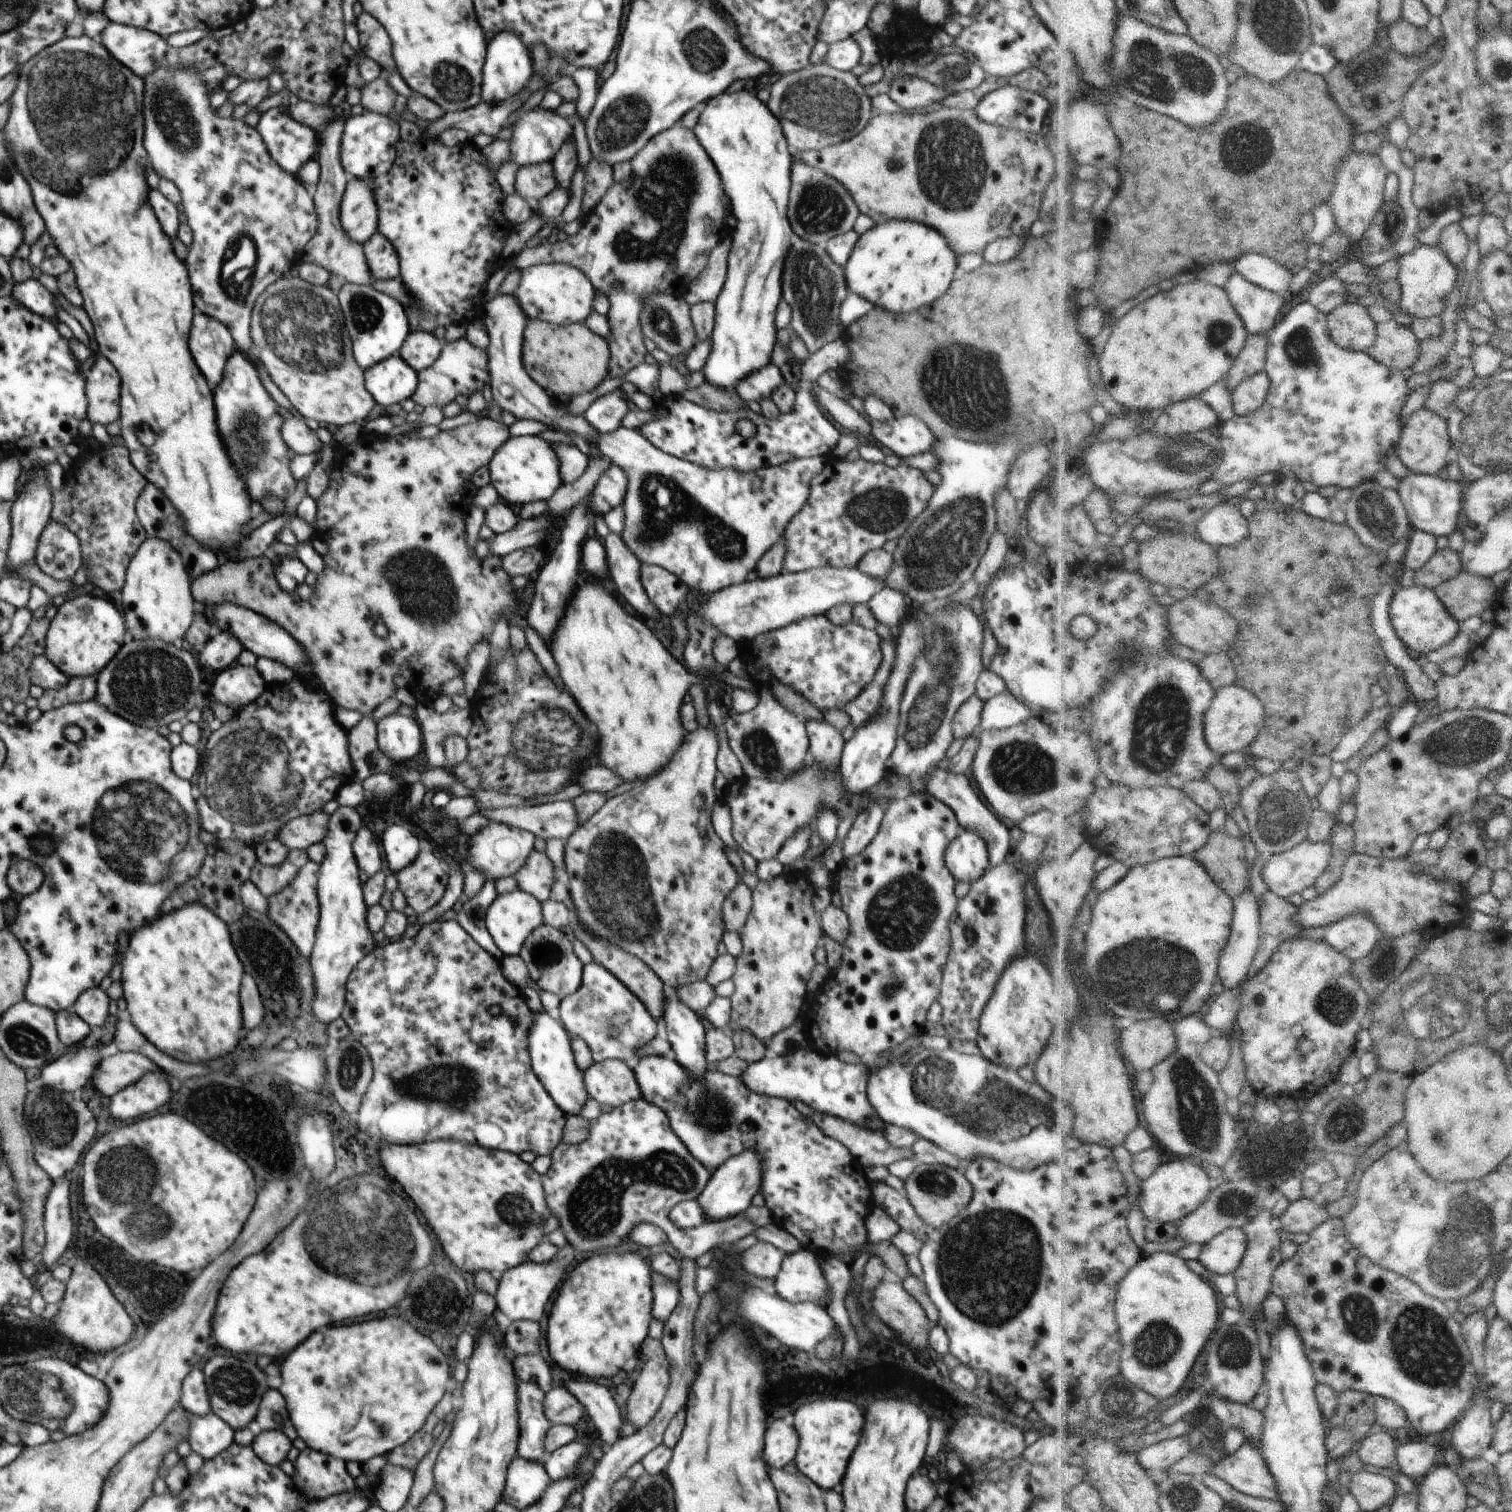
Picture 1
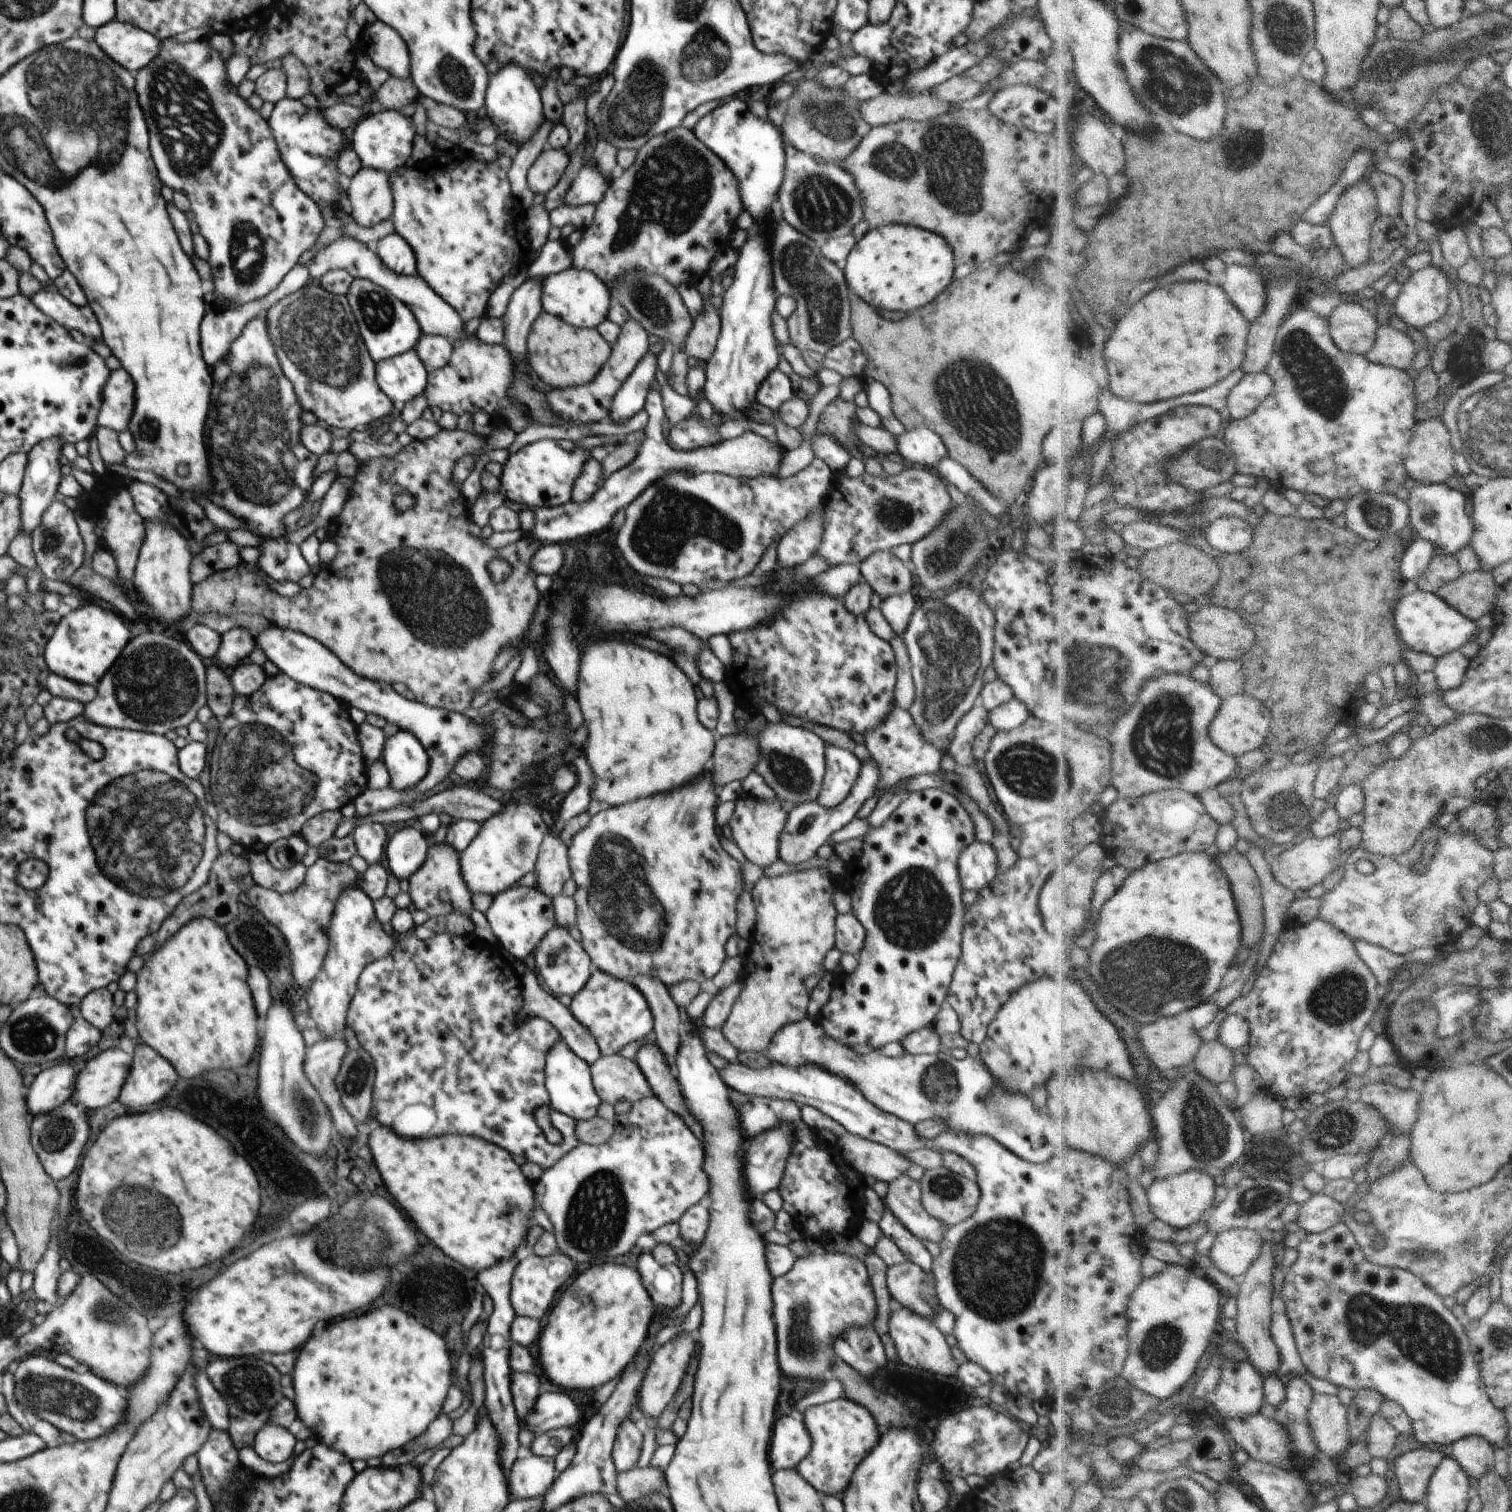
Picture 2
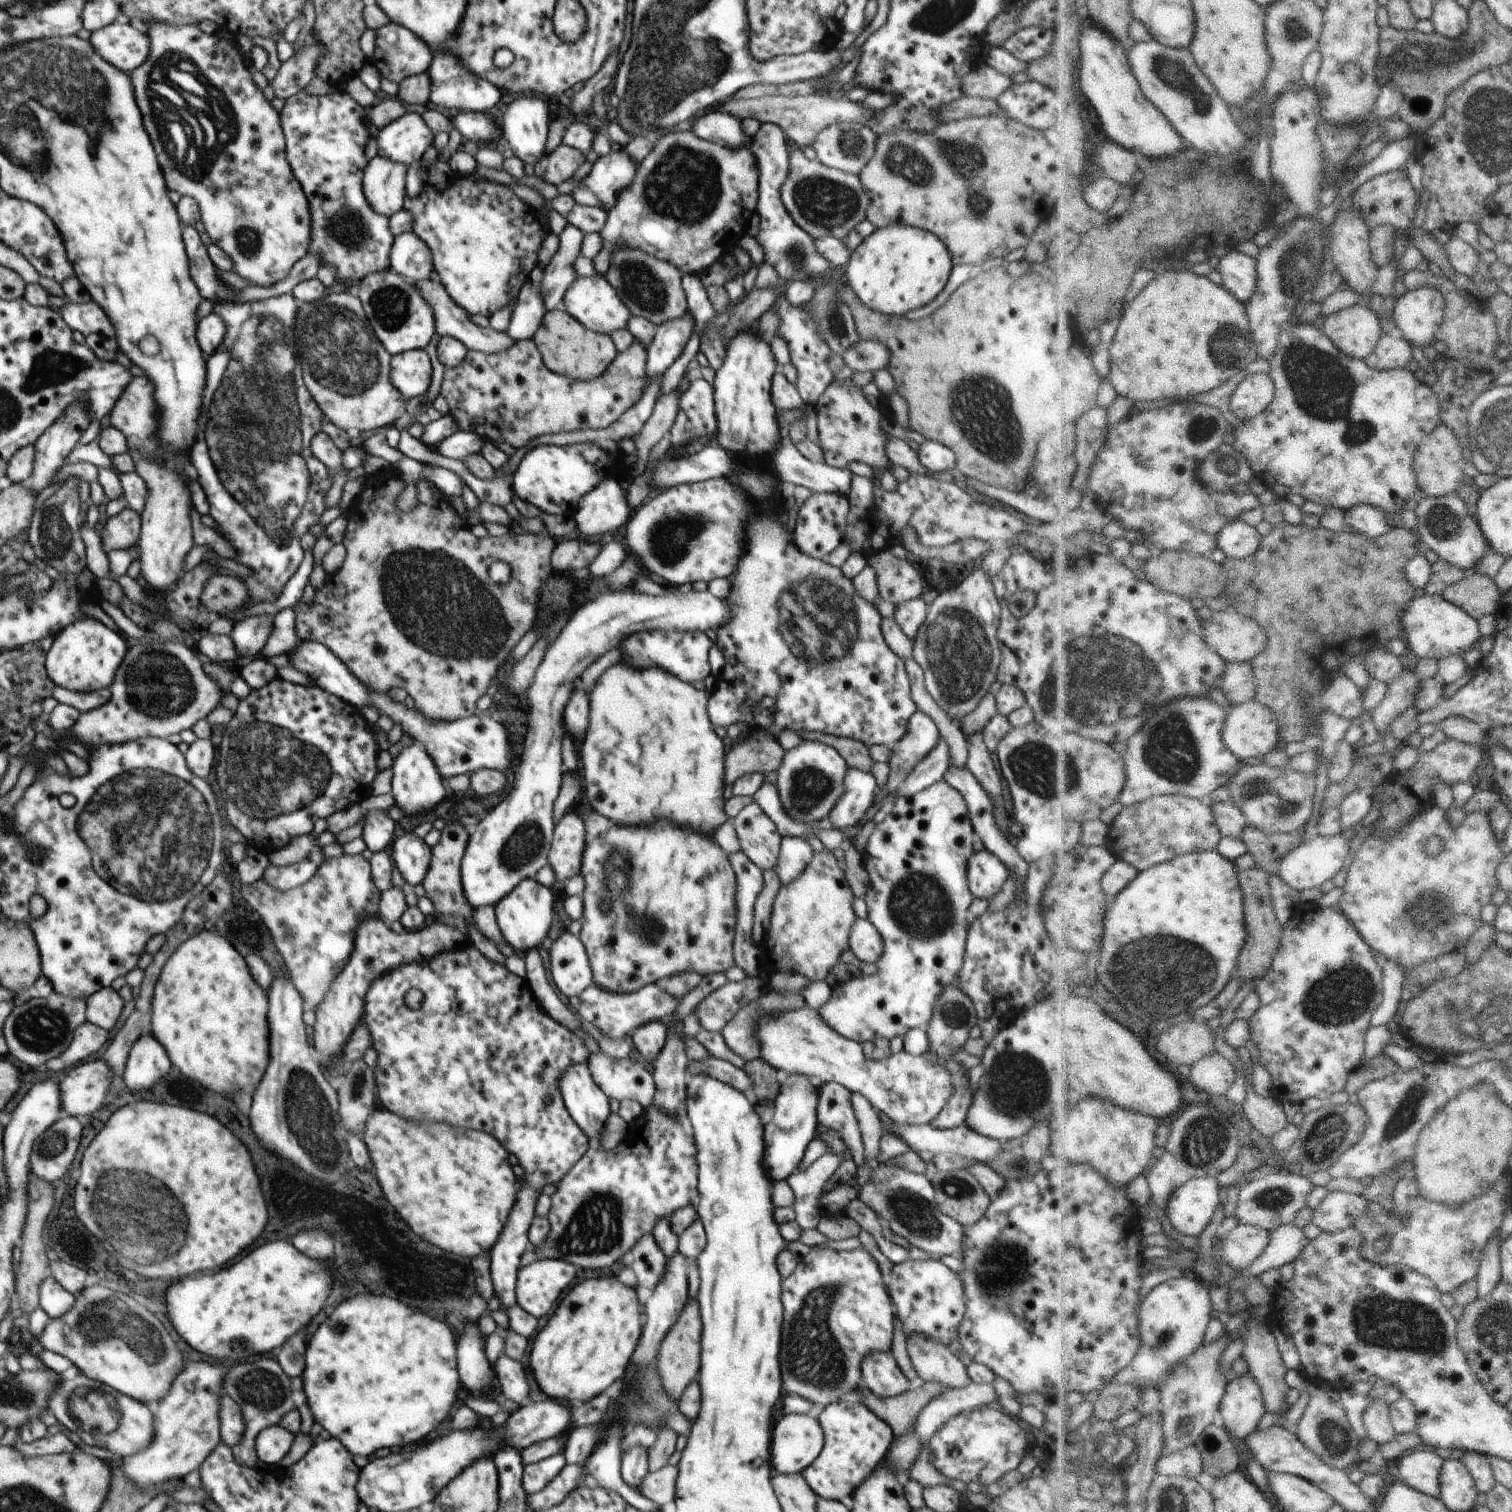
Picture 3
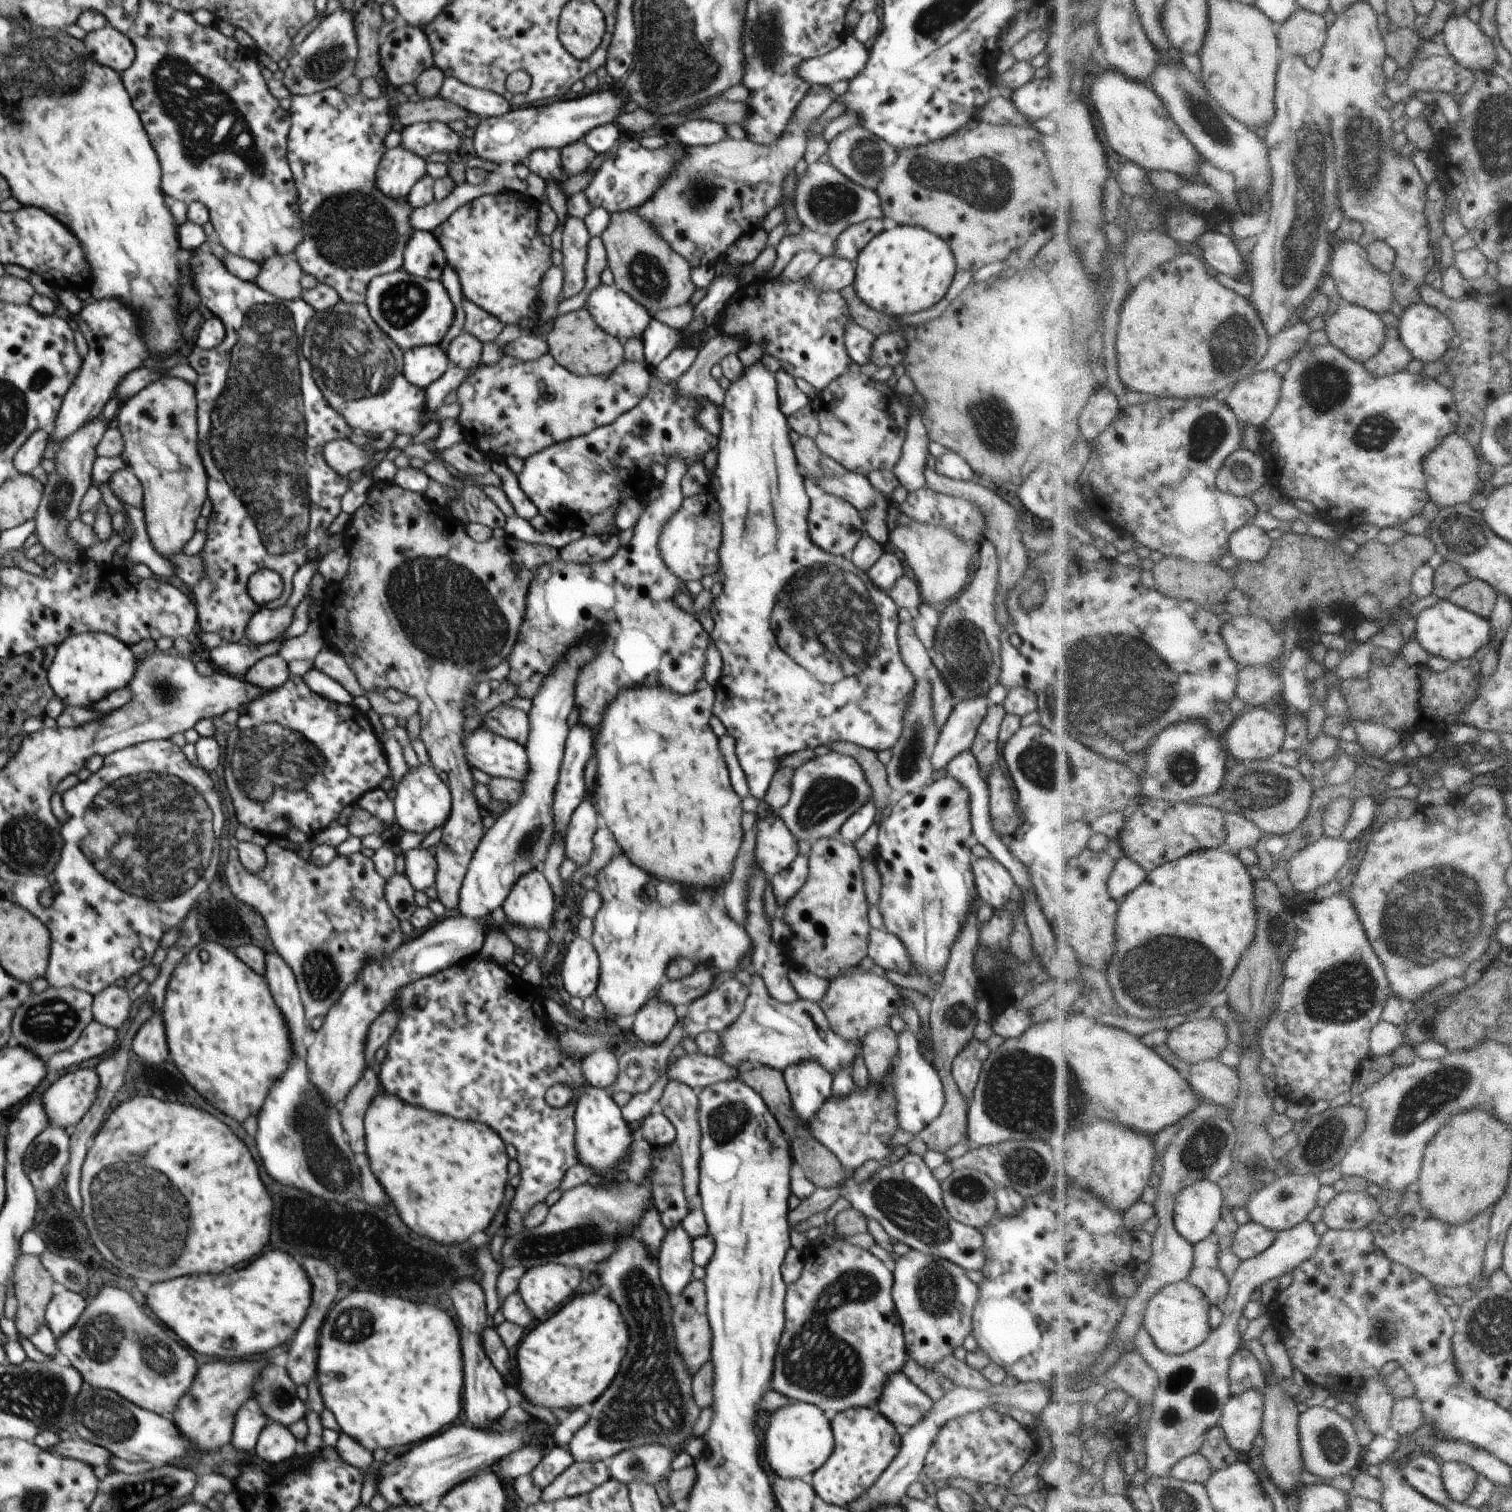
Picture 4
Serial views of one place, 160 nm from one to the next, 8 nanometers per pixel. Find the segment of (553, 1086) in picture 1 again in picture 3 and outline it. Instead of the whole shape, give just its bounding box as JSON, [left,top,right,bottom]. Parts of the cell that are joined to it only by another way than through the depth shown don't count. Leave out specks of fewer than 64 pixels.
[560,1063,612,1144]

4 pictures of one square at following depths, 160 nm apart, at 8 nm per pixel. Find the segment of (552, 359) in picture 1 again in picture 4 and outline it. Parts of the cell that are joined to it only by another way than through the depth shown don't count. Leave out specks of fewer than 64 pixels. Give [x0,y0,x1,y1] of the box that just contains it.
[547,306,625,376]

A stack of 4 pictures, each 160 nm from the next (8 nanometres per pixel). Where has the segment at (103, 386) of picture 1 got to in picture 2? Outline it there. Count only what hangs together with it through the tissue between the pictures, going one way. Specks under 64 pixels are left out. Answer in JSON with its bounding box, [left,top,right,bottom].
[98,370,134,430]

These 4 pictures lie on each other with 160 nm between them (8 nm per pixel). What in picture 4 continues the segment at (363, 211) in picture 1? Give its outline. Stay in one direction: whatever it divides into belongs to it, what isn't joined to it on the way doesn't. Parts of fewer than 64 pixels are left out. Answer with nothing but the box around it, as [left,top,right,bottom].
[376,147,426,201]

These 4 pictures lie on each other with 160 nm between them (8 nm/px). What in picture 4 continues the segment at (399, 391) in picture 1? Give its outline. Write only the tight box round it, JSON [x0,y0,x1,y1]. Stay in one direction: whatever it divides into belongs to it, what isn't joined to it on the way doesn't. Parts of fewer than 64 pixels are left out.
[403,345,451,389]

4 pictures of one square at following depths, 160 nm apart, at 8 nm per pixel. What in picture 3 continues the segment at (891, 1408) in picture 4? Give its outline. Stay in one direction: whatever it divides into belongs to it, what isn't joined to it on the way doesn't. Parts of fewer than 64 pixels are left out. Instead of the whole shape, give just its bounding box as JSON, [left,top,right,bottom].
[860,1352,915,1398]

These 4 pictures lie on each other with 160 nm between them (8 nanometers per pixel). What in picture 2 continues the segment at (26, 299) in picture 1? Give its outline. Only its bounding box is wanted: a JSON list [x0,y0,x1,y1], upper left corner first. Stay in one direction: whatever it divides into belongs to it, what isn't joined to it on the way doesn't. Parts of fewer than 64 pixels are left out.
[31,286,102,344]

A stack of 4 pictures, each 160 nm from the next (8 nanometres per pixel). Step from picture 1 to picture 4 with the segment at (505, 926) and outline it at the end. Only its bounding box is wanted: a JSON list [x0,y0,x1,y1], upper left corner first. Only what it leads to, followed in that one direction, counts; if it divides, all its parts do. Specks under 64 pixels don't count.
[500,869,555,931]

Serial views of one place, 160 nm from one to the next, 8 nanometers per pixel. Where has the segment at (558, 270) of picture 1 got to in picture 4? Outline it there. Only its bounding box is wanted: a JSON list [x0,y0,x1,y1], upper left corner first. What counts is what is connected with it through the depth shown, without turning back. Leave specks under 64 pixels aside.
[585,284,653,342]

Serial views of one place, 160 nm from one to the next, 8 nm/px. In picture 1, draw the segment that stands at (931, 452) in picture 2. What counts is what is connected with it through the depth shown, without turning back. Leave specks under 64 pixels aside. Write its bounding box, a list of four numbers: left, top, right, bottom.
[871,416,937,459]

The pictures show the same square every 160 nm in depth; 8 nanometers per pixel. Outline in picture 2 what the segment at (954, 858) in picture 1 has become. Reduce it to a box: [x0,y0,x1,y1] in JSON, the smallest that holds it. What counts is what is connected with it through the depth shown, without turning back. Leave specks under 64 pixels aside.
[957,840,999,892]

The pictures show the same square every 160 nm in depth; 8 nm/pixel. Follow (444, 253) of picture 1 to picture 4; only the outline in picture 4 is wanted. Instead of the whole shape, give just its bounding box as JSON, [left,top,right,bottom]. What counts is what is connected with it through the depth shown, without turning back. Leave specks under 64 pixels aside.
[432,191,553,332]

